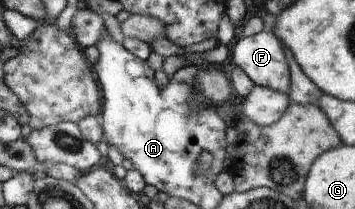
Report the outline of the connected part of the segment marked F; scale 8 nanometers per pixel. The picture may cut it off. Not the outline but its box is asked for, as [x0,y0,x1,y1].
[229,31,292,96]

